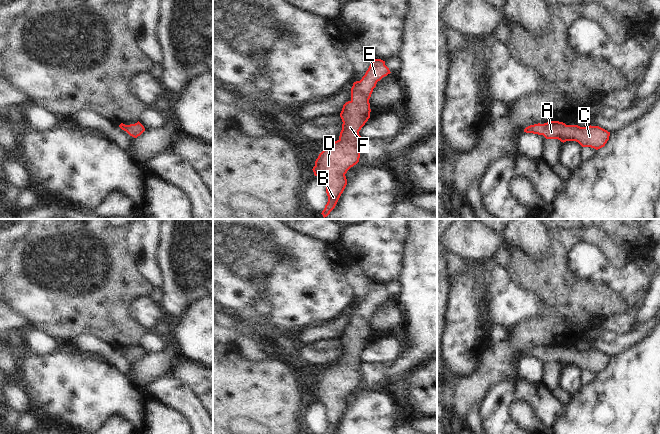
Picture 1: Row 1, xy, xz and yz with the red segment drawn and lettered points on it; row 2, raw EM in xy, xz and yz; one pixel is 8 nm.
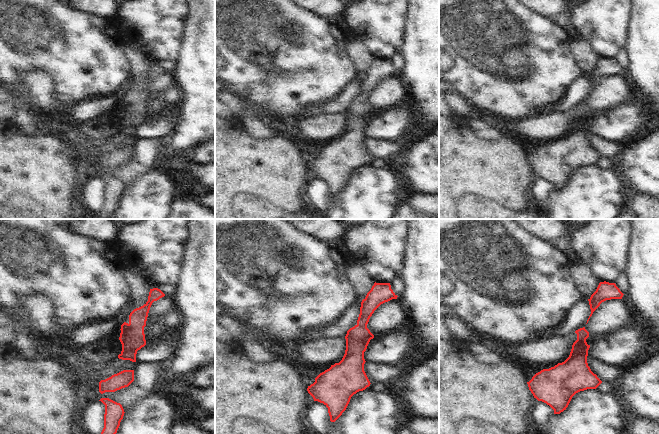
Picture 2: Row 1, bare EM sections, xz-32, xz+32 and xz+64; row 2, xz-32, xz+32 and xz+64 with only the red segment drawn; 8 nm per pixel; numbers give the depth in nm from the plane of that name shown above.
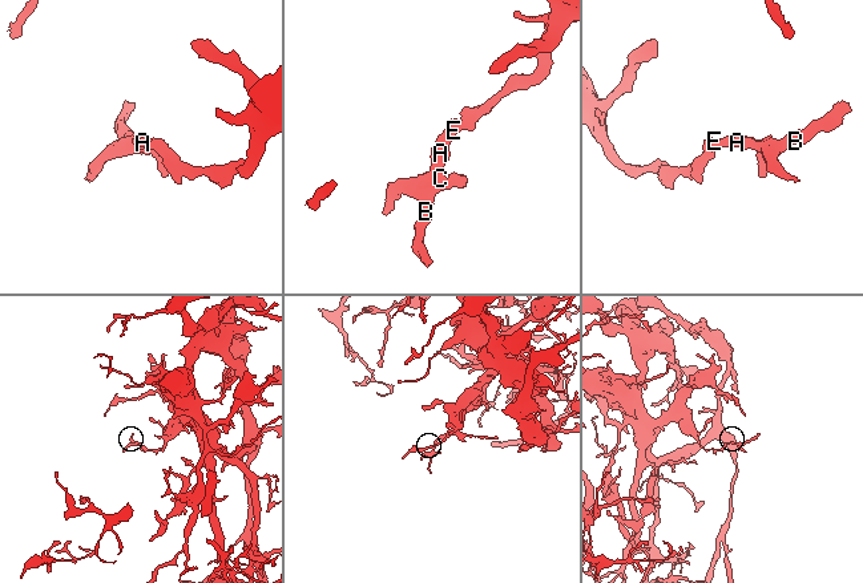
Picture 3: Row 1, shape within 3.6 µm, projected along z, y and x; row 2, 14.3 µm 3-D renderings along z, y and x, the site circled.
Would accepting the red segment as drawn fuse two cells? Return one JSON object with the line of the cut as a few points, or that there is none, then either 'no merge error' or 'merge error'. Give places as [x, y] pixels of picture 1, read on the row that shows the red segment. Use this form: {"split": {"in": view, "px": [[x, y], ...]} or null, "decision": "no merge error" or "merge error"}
{"split": null, "decision": "no merge error"}

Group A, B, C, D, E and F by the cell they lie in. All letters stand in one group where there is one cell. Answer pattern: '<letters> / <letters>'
A B C D E F

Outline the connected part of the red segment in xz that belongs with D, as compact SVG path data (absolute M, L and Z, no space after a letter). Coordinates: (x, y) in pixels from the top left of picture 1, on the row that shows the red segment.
M373 59L365 75L360 81L353 83L351 100L343 105L340 117L342 130L339 139L324 149L315 161L313 172L326 183L328 202L322 211L327 217L335 208L343 193L347 179L347 171L359 162L359 131L370 118L369 99L378 81L390 74L385 61Z

